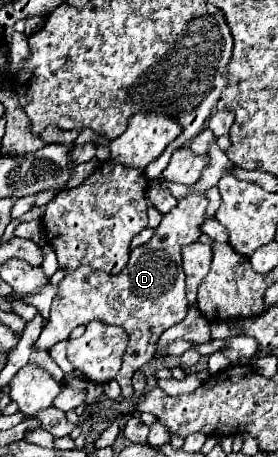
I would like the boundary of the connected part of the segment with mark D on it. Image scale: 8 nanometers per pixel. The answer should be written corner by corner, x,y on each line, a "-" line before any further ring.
190,193
188,199
178,199
178,205
162,217
154,237
148,243
132,249
128,265
118,275
94,271
92,267
80,267
68,273
58,283
58,293
50,307
50,319
40,333
40,339
34,343
34,349
48,351
54,343
66,341
74,327
86,325
90,321
124,327
130,335
130,343
116,381
122,387
122,397
132,401
134,389
130,387
130,379
134,371
154,357
154,345
162,331
180,323
188,313
182,271
182,245
198,241
202,233
200,227
206,221
206,207
208,199
204,193

